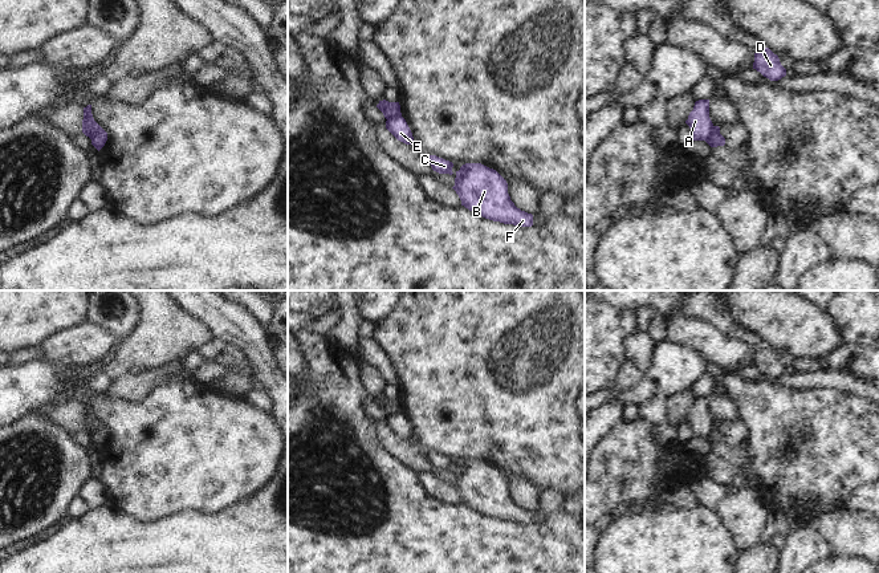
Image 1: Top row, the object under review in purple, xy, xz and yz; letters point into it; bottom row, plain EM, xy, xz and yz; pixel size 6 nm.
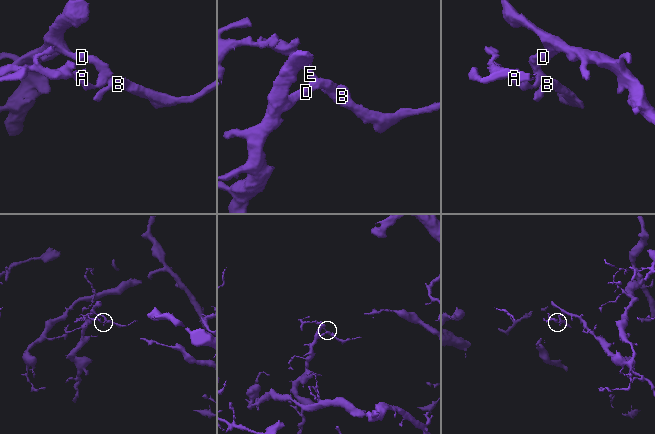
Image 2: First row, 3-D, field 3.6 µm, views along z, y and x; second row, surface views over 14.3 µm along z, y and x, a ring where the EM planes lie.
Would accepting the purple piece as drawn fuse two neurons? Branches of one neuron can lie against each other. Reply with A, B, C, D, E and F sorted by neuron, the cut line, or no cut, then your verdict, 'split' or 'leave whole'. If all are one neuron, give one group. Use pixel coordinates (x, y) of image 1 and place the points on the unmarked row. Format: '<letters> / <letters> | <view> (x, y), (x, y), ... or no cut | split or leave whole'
A / B C D E F | yz (713, 423), (705, 438) | split

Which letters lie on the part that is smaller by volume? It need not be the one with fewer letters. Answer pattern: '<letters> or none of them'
A

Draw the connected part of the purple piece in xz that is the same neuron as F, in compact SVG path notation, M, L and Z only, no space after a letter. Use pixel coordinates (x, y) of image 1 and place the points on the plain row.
M465 460L455 471L452 485L461 503L469 508L504 521L533 523L533 512L514 503L508 491L506 478L496 467L481 460Z

